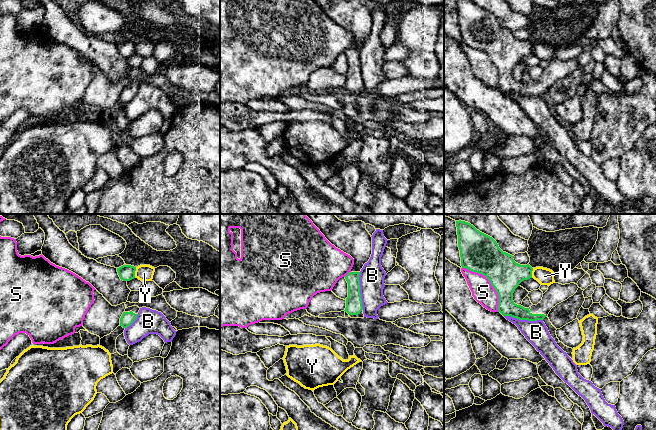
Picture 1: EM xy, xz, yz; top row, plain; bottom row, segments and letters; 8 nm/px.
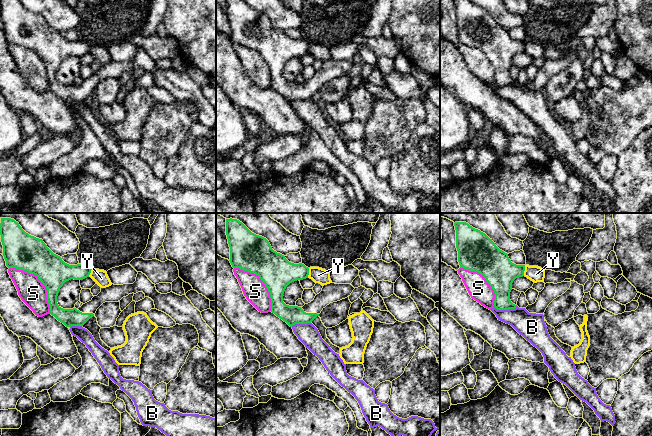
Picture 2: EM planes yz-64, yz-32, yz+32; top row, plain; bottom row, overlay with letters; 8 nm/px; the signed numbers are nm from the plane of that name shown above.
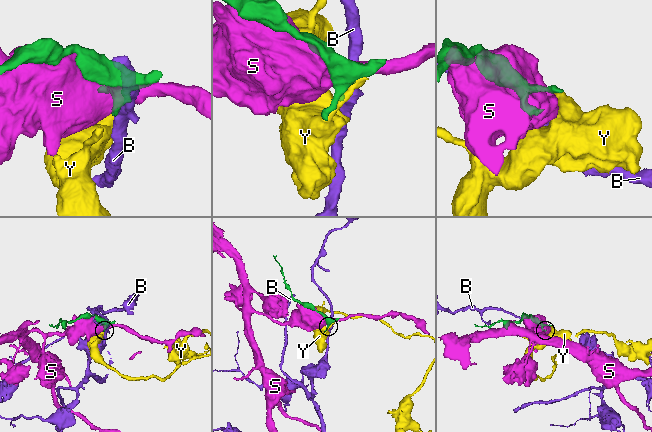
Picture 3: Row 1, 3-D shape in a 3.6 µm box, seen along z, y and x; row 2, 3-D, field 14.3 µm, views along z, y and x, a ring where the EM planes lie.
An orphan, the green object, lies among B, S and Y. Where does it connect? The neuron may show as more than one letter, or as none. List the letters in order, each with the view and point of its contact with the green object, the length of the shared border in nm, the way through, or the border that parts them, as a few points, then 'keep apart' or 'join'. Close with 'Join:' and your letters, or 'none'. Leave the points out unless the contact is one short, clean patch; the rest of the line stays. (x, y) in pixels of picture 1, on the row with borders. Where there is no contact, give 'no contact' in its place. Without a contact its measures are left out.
B: yz (523, 319) | 320 nm | along yz (504, 315), (510, 315), (519, 319), (542, 320) | keep apart
S: yz (490, 282) | 460 nm | keep apart
Y: xy (134, 272) | 80 nm | keep apart
Join: none

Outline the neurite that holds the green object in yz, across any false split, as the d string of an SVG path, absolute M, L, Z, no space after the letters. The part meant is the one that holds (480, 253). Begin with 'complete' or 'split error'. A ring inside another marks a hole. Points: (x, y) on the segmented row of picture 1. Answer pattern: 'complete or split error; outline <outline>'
split error; outline M459 220L456 221L456 227L462 268L482 274L490 281L498 293L498 312L503 316L511 316L519 320L528 321L543 320L548 316L553 307L567 300L577 292L579 287L575 283L565 285L553 283L548 287L548 290L543 294L542 300L537 305L524 308L521 305L515 304L513 293L522 281L532 278L533 268L529 264L520 265L516 263L513 256L503 252L492 237L480 232L470 223Z

